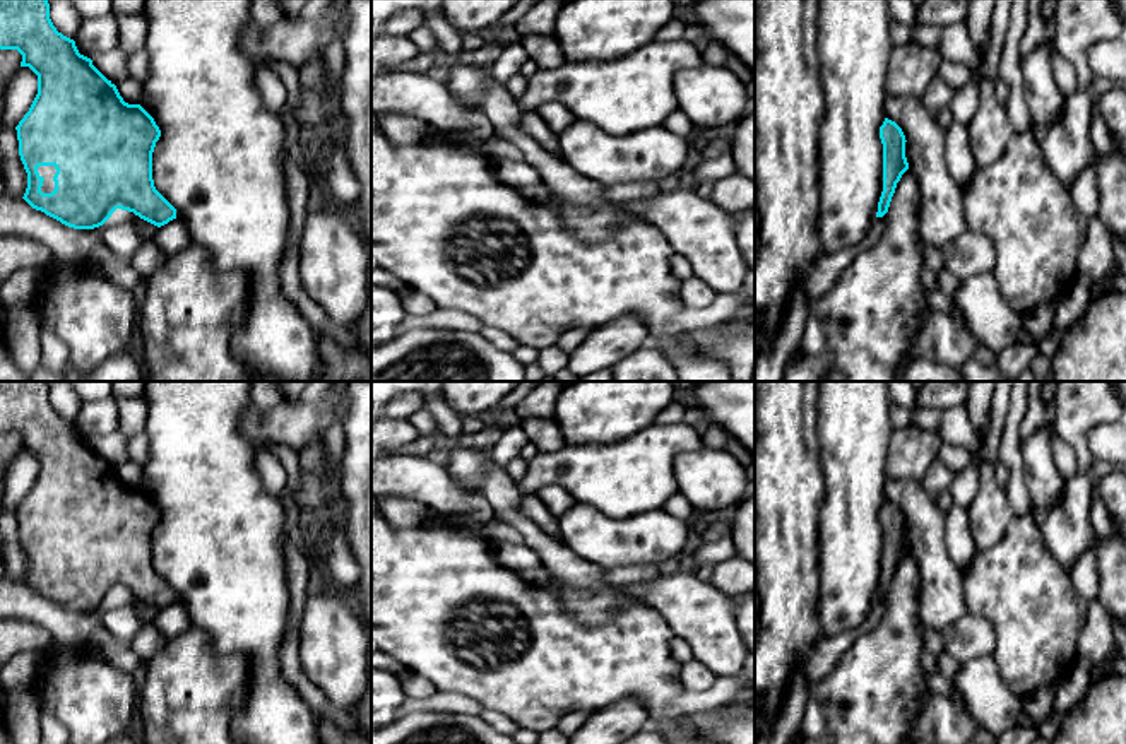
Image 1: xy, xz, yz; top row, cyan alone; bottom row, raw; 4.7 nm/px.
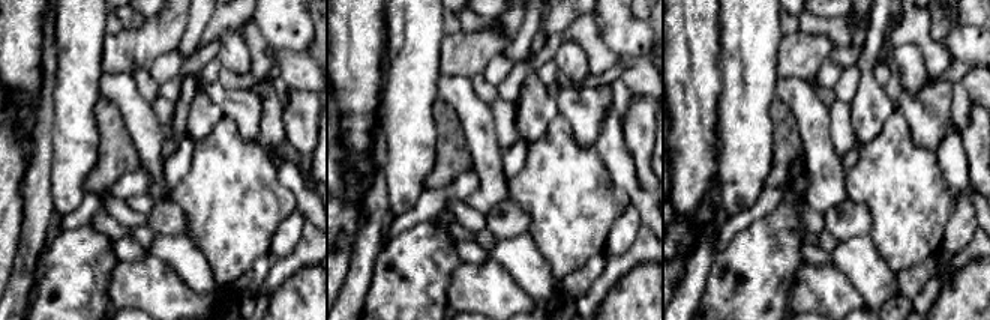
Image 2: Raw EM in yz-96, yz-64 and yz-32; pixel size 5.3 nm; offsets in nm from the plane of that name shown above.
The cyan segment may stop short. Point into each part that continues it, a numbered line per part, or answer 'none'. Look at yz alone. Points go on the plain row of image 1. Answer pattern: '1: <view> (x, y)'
none

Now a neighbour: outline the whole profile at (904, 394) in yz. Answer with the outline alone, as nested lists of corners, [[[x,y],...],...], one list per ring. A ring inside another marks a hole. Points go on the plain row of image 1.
[[[886,381],[892,404],[902,407],[914,407],[917,400],[917,388],[910,381]]]

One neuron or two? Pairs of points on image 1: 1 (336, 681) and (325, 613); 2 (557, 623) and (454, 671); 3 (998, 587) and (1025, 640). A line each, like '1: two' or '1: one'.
1: one
2: one
3: one

